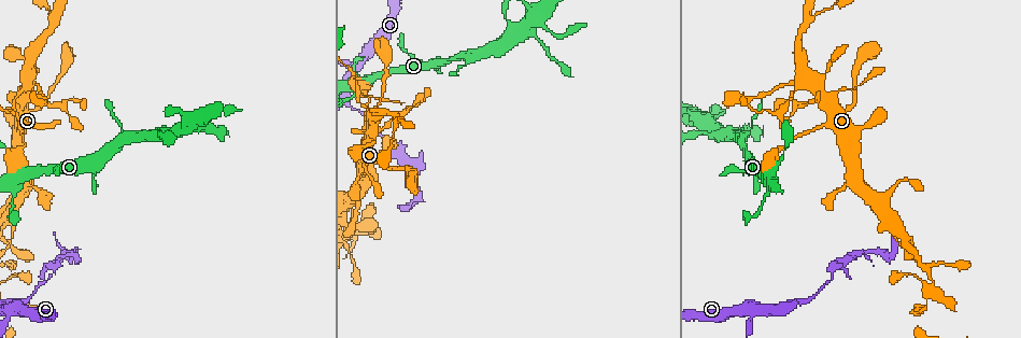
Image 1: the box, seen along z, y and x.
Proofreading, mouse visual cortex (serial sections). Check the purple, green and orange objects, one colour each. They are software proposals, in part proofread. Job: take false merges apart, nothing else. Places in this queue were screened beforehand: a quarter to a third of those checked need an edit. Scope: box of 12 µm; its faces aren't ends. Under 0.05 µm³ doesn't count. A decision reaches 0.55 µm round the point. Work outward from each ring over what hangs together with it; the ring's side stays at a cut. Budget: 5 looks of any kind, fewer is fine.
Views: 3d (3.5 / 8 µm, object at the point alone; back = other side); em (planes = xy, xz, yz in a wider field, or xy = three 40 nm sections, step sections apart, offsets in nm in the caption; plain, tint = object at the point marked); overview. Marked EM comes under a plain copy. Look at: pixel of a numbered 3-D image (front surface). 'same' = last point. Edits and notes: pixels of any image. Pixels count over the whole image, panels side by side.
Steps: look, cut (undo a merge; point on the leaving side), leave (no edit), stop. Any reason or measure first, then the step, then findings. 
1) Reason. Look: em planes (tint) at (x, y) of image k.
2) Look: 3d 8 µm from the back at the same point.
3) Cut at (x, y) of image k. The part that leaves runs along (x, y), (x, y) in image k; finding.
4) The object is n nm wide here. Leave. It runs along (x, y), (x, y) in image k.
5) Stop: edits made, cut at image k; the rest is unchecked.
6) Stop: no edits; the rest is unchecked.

Abrupt turn. Look: 3d 3.5 µm at (355, 110) of image 1.

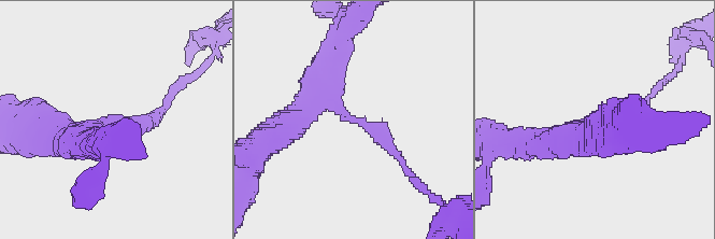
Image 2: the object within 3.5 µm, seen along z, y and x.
The arms are 200, 400 nm wide. Look: em xy step 1 (tint) at (354, 120) of image 2.

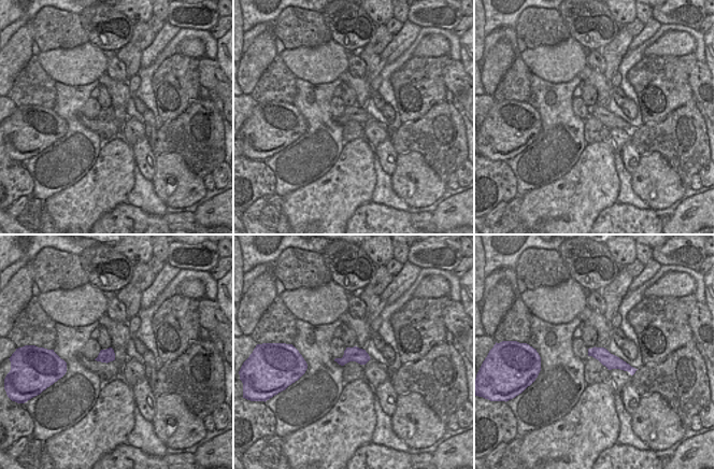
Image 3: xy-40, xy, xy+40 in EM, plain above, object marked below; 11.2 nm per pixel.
Cut at (385, 130) of image 2. The part that leaves runs along (349, 116), (386, 141), (415, 183) in image 2; a second cell is stuck on.

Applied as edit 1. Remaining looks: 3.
Redraw. Look: overview.

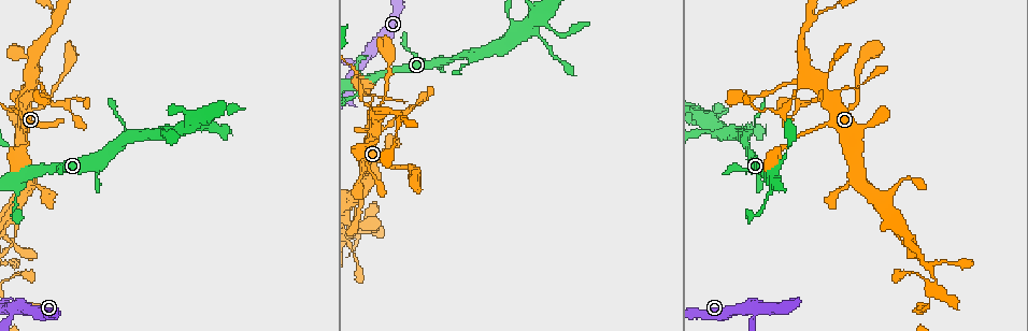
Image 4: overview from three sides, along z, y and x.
Sharp bend. Look: 3d 3.5 µm at (17, 108) of image 4.

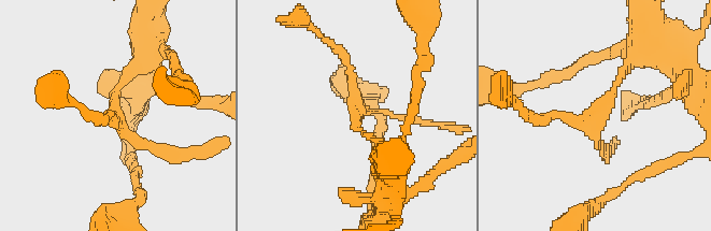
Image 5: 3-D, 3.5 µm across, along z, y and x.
Shape alone is not enough. Look: em planes (tint) at (119, 117) of image 5.

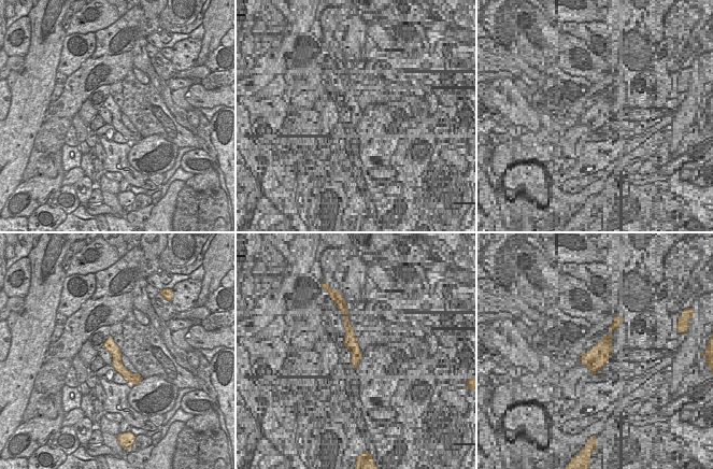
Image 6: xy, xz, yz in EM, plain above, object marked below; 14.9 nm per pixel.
Leave. It runs along (140, 60), (114, 94), (121, 127), (173, 153) in image 5; continuous, no second cell.

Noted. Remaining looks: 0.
Stop: edits made, cut at image 2; the rest is unchecked.

